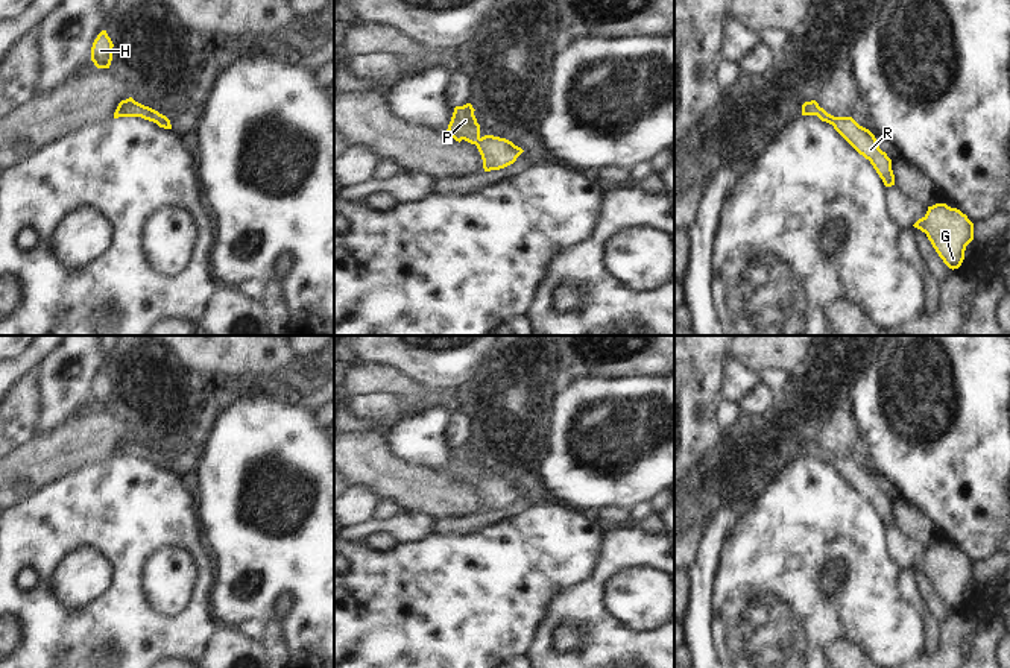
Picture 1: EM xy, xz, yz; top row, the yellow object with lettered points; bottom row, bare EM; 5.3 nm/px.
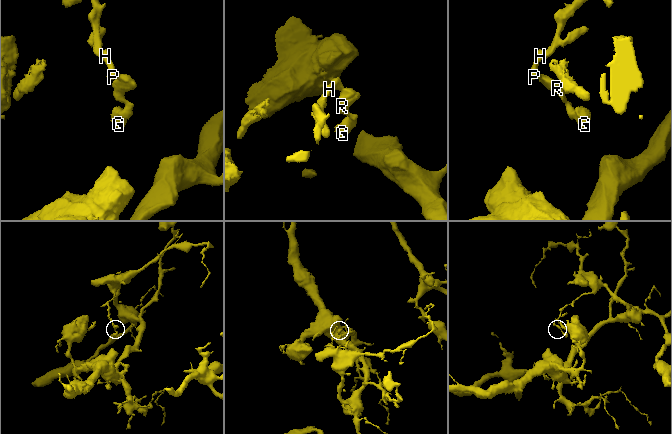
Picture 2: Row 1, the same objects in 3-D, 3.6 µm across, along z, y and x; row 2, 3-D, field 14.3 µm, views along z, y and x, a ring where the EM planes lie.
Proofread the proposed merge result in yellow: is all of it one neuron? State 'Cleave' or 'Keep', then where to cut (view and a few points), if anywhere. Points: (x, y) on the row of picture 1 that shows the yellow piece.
Keep. No split.

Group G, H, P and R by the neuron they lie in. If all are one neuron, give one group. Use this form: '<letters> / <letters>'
G H P R

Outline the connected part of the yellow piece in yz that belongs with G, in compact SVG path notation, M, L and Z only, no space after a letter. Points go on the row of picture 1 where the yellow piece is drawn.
M936 203L913 226L926 234L949 269L961 266L966 246L974 240L974 223L966 214L946 203Z

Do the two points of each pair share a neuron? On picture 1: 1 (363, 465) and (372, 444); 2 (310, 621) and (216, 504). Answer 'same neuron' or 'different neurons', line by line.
1: same neuron
2: same neuron

